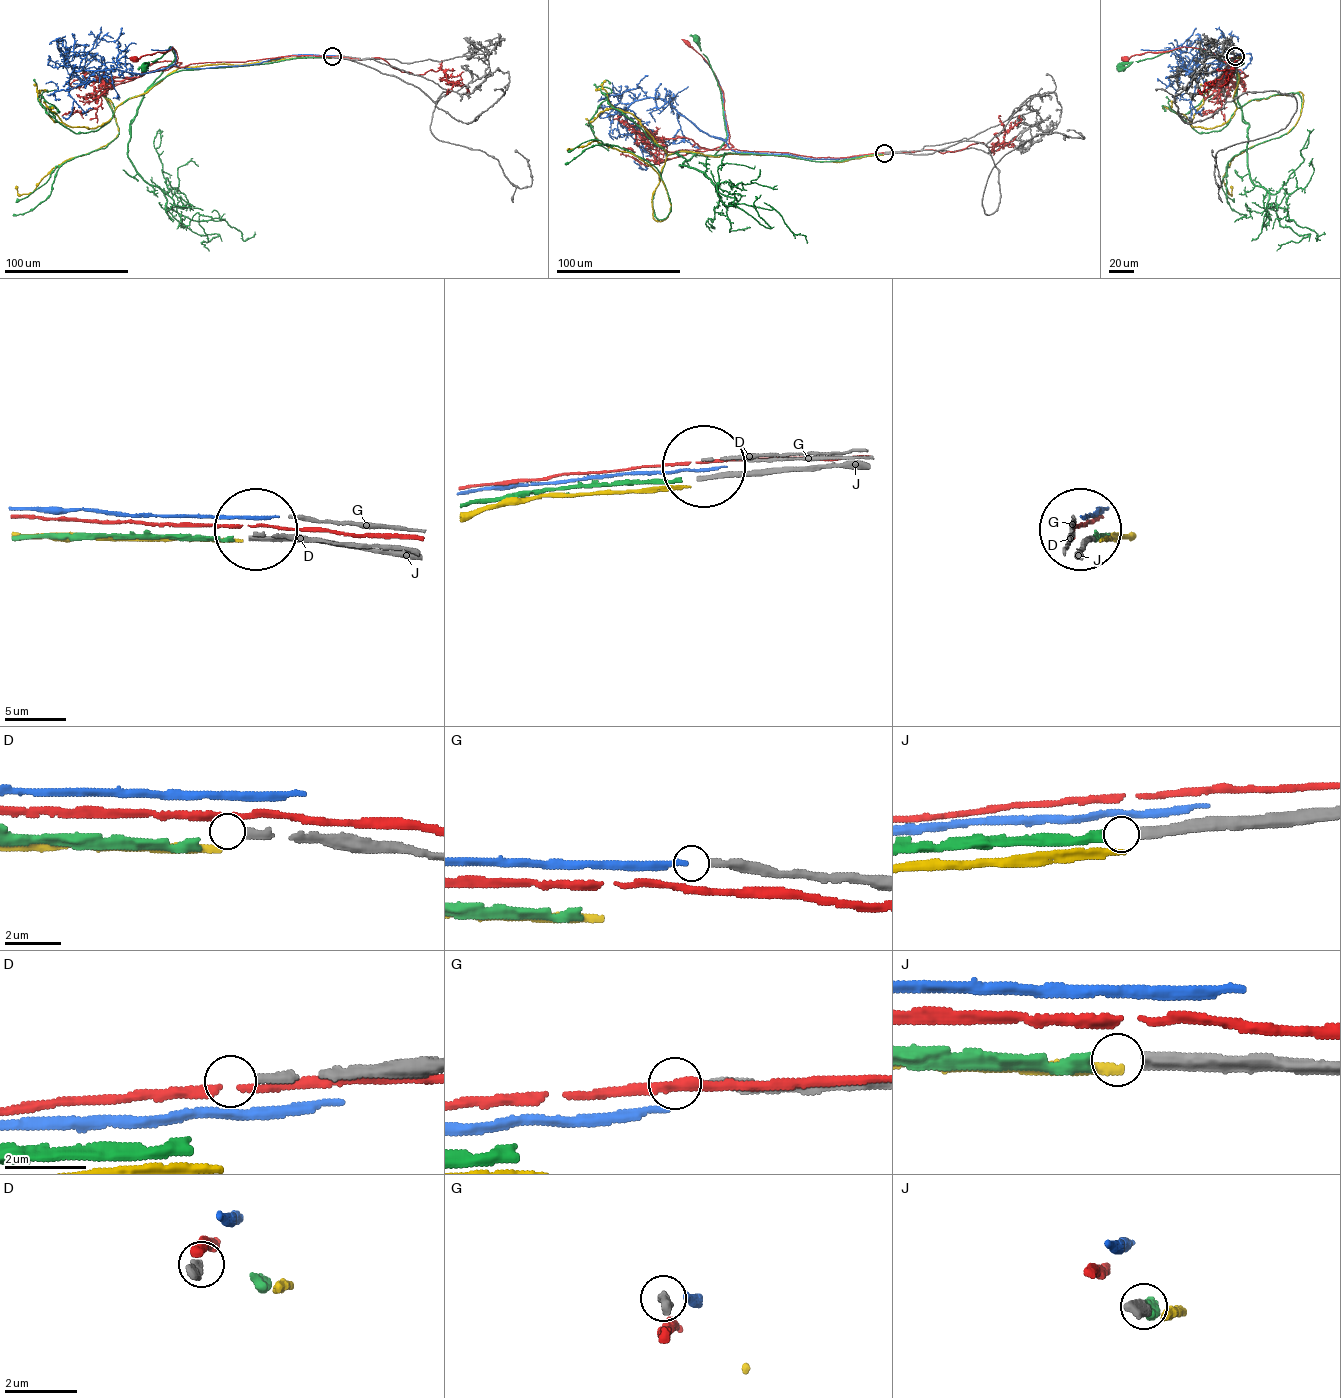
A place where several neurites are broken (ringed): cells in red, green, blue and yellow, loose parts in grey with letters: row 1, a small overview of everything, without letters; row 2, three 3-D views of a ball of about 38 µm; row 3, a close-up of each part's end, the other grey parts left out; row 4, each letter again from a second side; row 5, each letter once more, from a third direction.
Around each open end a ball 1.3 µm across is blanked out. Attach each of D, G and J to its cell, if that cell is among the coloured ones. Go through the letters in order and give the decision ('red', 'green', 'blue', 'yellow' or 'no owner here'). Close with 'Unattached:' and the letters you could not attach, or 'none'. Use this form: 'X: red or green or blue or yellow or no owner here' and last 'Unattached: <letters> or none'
D: no owner here
G: no owner here
J: green
Unattached: D, G

